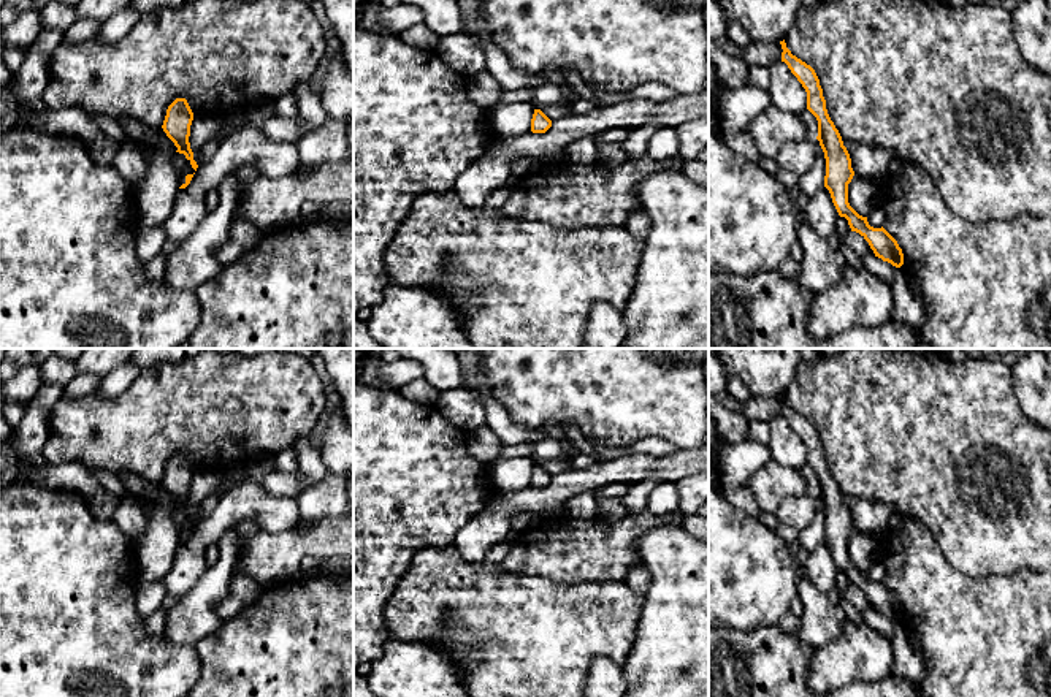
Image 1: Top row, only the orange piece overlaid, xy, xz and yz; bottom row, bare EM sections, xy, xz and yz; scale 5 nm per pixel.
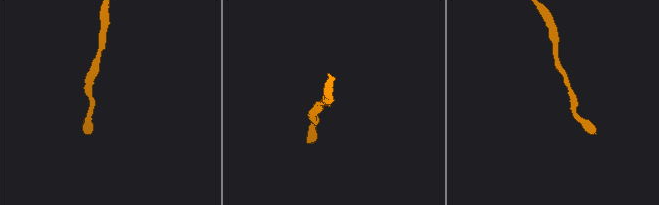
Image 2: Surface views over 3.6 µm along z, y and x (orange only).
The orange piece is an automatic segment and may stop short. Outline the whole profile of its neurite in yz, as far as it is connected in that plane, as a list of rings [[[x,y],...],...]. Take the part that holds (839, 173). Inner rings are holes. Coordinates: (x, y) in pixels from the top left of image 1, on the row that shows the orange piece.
[[[785,40],[780,41],[780,44],[783,49],[782,62],[788,65],[791,73],[805,89],[807,109],[818,120],[816,139],[820,141],[826,158],[824,187],[829,190],[839,215],[848,220],[851,231],[859,233],[869,242],[875,257],[900,268],[904,265],[904,253],[897,241],[883,227],[870,227],[867,217],[859,215],[848,203],[848,184],[851,182],[854,171],[842,136],[827,114],[826,100],[815,70],[793,55],[786,48]]]

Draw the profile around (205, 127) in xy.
[[[193,114],[193,120],[190,125],[190,149],[192,152],[200,150],[206,143],[214,139],[222,130],[222,119],[214,114]]]

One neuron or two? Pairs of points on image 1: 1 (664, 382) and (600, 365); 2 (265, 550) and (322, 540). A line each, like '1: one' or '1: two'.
1: one
2: one

